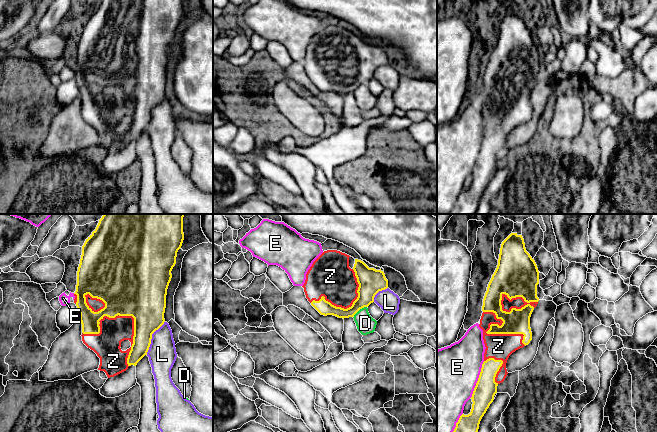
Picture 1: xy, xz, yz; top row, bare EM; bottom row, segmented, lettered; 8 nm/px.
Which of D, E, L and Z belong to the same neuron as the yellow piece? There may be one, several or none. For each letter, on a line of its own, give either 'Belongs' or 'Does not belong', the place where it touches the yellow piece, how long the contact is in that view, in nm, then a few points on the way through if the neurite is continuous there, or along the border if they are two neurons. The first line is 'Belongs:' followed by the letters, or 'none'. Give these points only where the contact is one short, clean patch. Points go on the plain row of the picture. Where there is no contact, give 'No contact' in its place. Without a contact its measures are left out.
Belongs: Z
D: Does not belong. Touches yellow at xz (359, 85). Shared border 140 nm. Boundary: xz (366, 82), (362, 83), (353, 93)
E: Does not belong. Touches yellow at yz (478, 155). Shared border 320 nm
L: Does not belong. Touches yellow at xy (151, 114). Shared border 300 nm
Z: Belongs. Touches yellow at xy (126, 91). Shared border 460 nm

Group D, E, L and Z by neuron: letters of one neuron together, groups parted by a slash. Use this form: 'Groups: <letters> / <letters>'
Groups: D / E / L / Z

